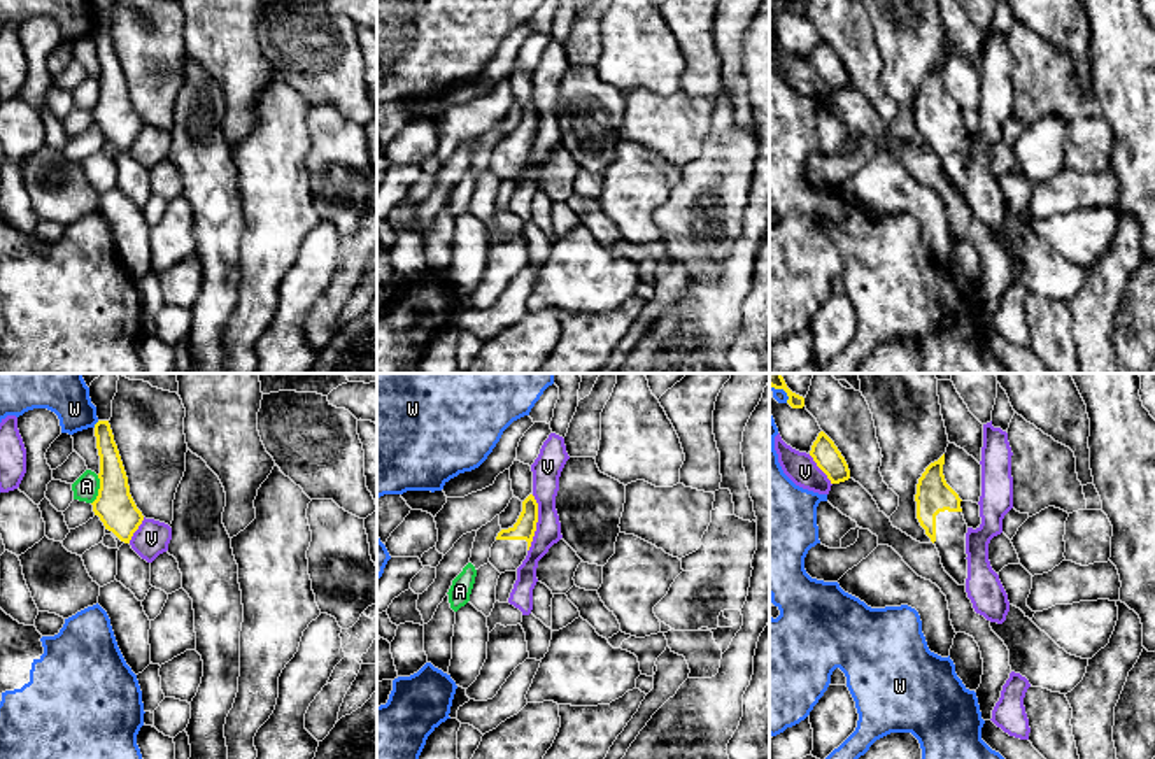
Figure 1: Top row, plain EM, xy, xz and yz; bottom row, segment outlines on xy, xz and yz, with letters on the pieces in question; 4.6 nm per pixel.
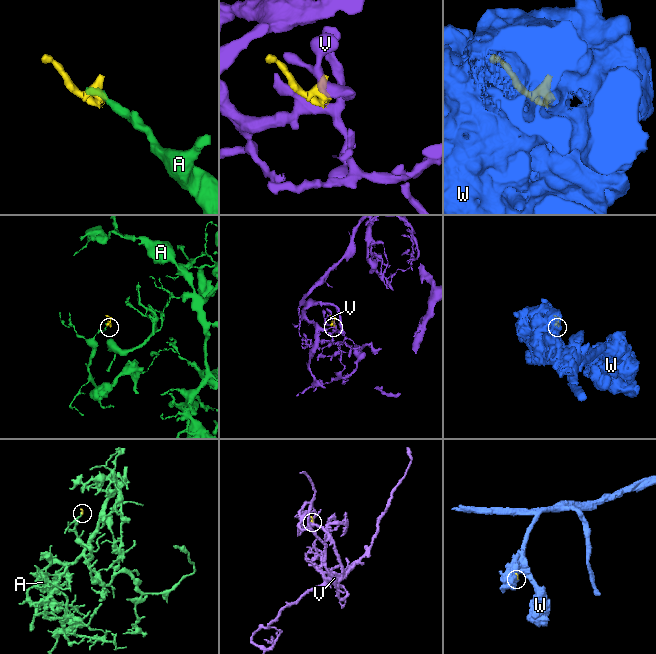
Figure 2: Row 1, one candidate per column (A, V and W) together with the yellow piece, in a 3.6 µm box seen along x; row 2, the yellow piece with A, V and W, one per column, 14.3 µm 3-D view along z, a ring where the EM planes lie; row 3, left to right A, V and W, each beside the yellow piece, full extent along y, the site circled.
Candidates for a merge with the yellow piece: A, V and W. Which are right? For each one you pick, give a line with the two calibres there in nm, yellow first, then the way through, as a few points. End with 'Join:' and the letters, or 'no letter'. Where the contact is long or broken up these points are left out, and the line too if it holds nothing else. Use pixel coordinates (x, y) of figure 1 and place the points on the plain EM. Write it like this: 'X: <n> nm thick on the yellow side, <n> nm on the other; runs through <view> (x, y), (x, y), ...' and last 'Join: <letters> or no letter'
Join: no letter

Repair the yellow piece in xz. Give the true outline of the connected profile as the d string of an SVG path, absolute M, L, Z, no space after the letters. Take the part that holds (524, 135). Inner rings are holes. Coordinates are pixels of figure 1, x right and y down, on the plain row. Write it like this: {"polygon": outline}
{"polygon": "M533 102L522 109L517 130L501 137L491 154L489 170L500 179L515 179L528 163L538 130L538 110Z"}

